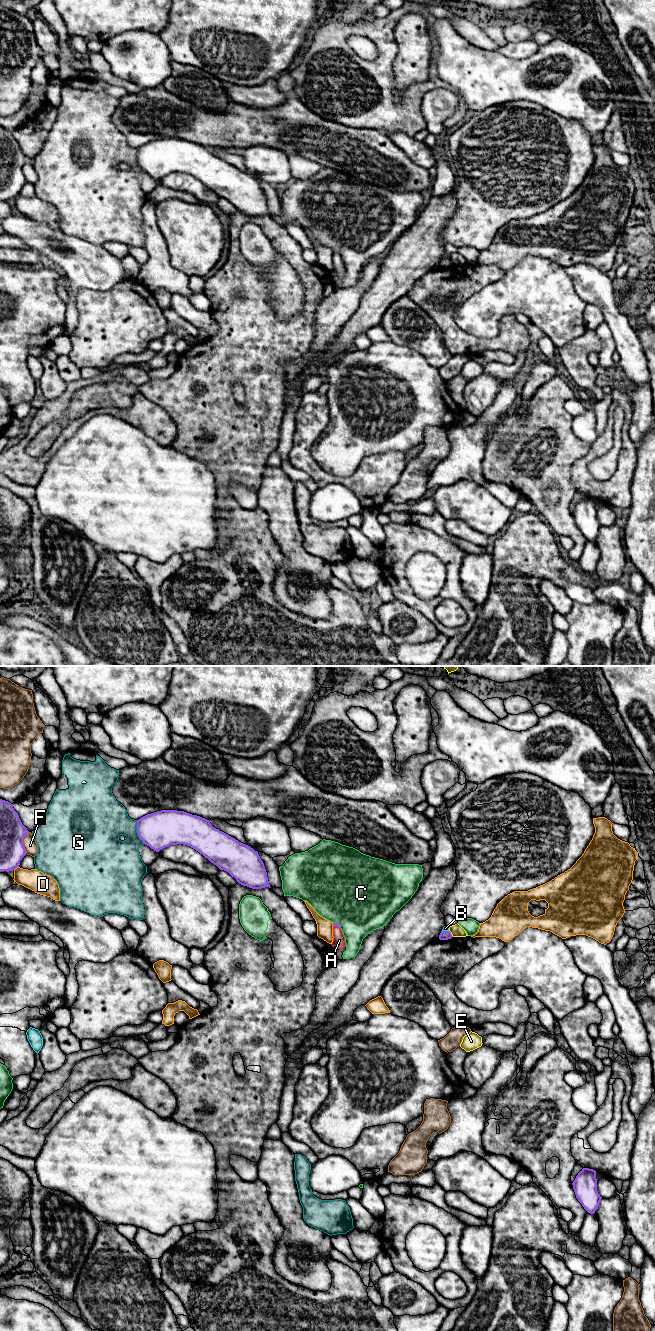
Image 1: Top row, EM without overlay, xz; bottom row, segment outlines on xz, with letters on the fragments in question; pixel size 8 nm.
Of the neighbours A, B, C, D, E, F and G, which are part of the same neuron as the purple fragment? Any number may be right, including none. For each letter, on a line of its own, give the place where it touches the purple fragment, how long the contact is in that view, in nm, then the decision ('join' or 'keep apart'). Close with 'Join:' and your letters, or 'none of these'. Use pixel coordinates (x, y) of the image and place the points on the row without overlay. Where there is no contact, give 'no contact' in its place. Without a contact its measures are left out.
A: xz (336, 254) | 60 nm | join
B: xz (444, 259) | 70 nm | keep apart
C: xz (337, 251) | 80 nm | keep apart
D: xz (16, 195) | 50 nm | keep apart
E: xz (450, 261) | 70 nm | keep apart
F: xz (22, 170) | 190 nm | keep apart
G: xz (137, 160) | 200 nm | keep apart
Join: A

